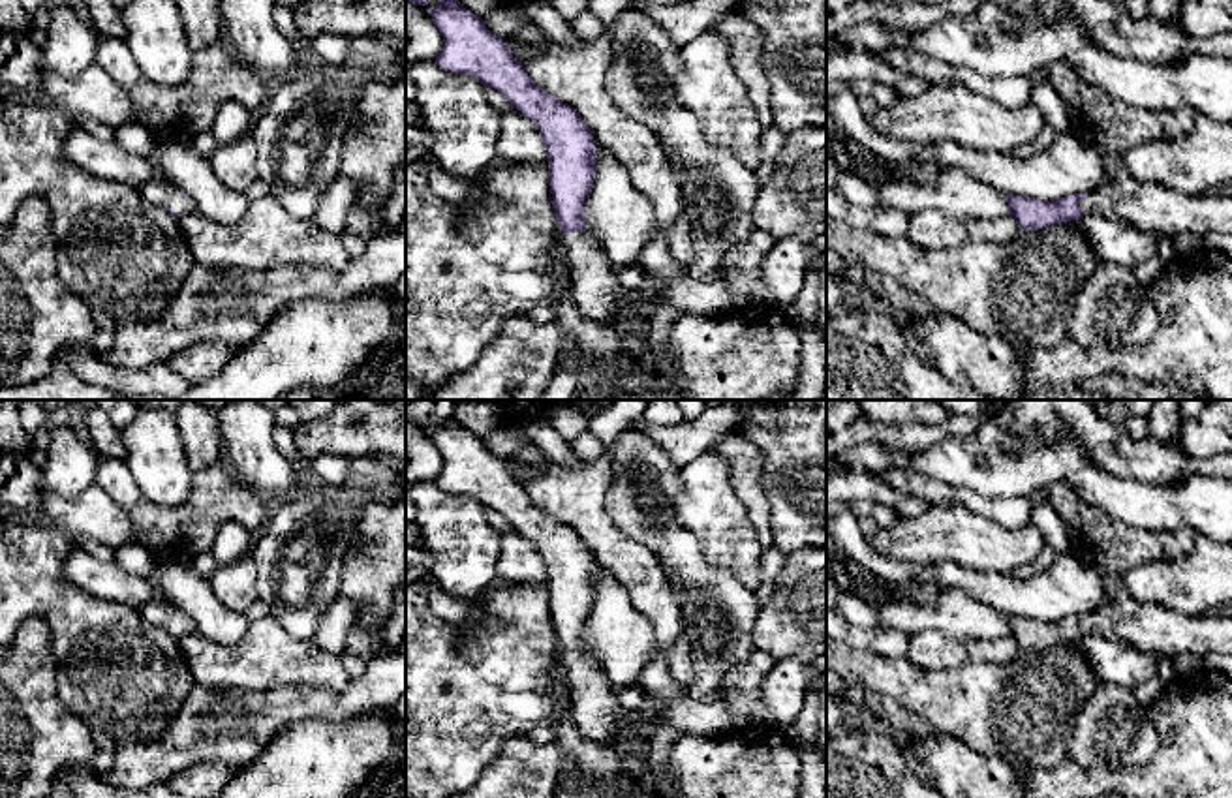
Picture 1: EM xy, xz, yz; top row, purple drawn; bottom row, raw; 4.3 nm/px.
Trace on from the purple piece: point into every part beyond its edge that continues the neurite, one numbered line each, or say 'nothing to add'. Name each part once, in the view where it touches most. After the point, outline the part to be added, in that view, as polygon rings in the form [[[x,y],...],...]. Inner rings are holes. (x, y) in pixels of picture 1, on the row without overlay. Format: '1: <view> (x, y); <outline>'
1: xz (596, 710); [[[567,653],[562,659],[571,685],[571,715],[577,729],[593,742],[629,740],[618,691],[610,685],[597,657]]]

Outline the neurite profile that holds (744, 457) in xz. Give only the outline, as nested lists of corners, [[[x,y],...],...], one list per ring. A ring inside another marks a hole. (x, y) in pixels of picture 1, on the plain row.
[[[738,432],[721,437],[710,451],[729,462],[734,492],[747,509],[762,550],[774,546],[770,505],[762,486],[762,451]]]

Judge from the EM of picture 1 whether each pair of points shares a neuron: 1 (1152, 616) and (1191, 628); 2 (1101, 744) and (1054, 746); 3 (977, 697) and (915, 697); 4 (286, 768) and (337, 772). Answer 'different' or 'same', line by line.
1: same
2: different
3: same
4: same

